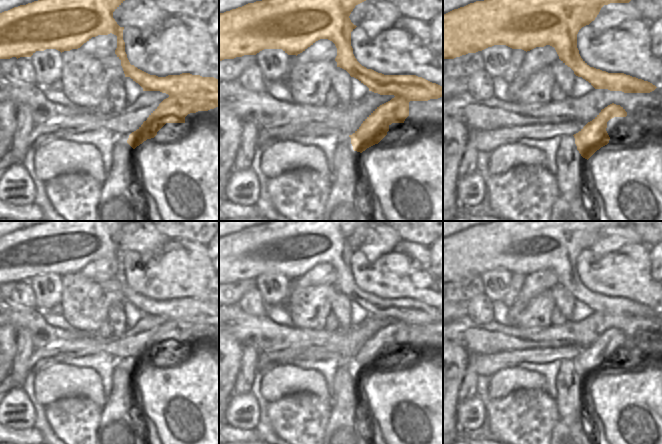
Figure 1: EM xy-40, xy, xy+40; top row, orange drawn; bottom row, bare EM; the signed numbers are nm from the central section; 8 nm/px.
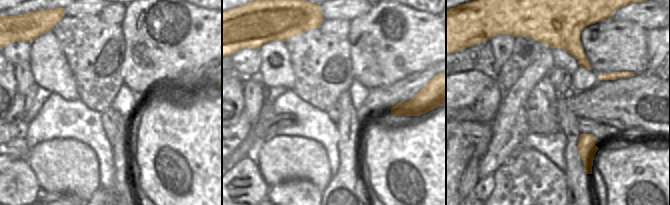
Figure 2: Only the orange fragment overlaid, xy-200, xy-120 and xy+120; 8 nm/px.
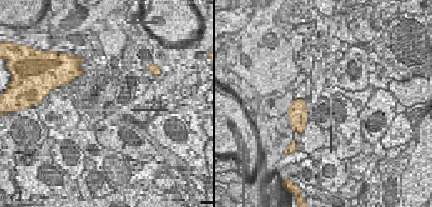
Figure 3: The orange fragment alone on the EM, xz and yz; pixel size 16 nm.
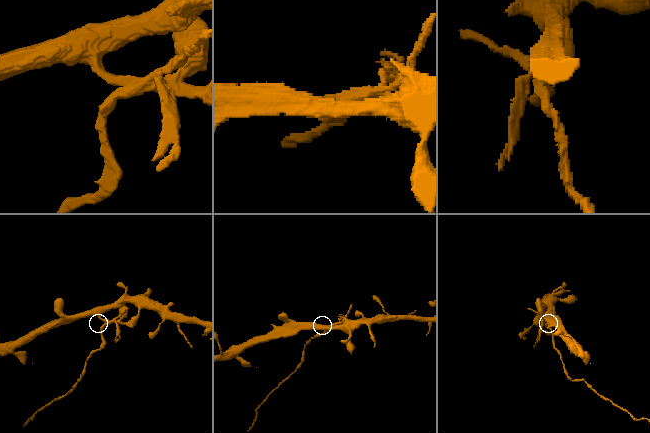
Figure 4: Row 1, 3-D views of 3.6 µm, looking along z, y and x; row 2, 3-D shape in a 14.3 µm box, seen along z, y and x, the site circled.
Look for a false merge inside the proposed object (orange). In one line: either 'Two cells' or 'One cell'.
Two cells

